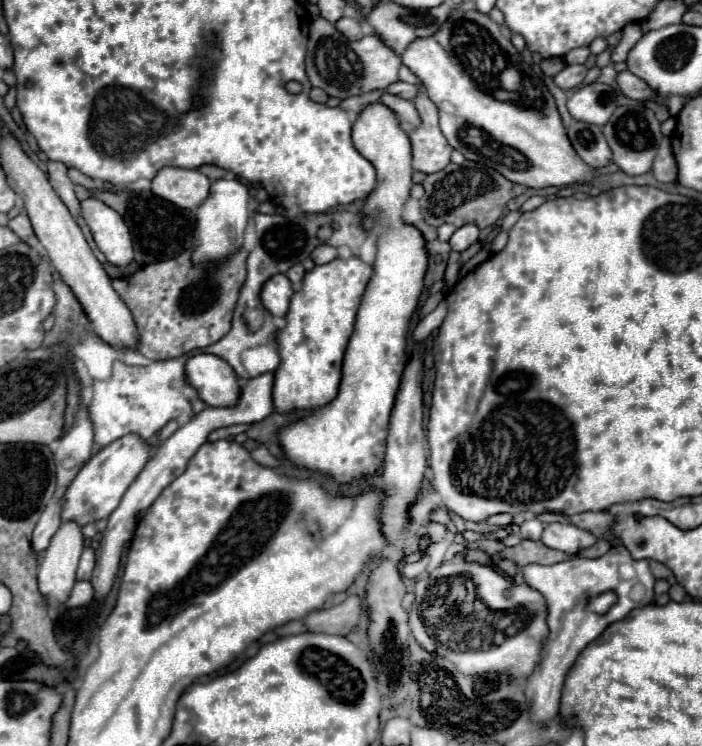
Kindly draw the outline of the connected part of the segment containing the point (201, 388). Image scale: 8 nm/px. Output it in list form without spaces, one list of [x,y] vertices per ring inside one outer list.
[[[196,354],[186,364],[190,386],[208,406],[230,408],[240,400],[240,384],[234,368],[218,356]]]

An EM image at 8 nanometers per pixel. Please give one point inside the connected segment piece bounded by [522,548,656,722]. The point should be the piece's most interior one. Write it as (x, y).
(567, 586)

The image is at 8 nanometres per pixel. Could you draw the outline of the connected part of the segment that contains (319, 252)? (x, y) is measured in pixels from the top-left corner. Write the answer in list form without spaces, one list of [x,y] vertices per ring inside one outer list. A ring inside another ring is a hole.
[[[322,244],[322,246],[318,246],[314,252],[312,252],[312,262],[314,264],[328,264],[328,262],[332,262],[334,258],[336,258],[336,248],[332,248],[332,246],[326,246],[326,244]]]

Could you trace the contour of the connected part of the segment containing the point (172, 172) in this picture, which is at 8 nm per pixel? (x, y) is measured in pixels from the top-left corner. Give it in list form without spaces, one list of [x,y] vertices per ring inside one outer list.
[[[164,166],[152,180],[152,192],[180,208],[198,208],[210,190],[210,180],[198,170]]]

